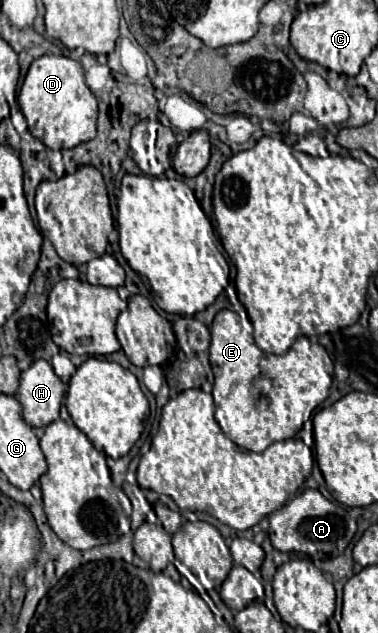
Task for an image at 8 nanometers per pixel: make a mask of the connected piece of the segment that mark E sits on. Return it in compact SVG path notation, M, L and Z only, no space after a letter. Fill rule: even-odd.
M219 310L211 324L209 360L215 374L215 420L237 446L253 452L263 452L273 442L293 438L311 419L315 408L329 396L332 384L330 370L334 364L319 343L299 336L287 354L265 354L253 342L253 325L248 315L231 310ZM231 390L237 390L241 396L249 396L249 400L259 394L259 404L241 412L233 402L225 402L225 394Z

